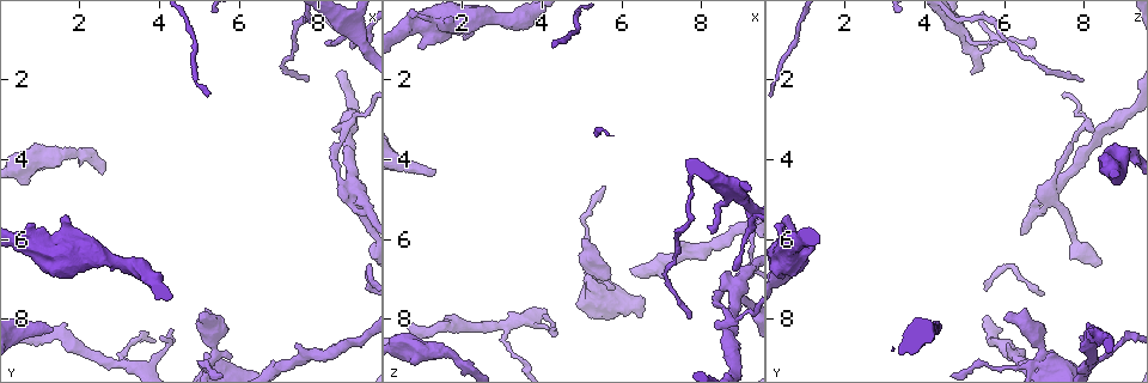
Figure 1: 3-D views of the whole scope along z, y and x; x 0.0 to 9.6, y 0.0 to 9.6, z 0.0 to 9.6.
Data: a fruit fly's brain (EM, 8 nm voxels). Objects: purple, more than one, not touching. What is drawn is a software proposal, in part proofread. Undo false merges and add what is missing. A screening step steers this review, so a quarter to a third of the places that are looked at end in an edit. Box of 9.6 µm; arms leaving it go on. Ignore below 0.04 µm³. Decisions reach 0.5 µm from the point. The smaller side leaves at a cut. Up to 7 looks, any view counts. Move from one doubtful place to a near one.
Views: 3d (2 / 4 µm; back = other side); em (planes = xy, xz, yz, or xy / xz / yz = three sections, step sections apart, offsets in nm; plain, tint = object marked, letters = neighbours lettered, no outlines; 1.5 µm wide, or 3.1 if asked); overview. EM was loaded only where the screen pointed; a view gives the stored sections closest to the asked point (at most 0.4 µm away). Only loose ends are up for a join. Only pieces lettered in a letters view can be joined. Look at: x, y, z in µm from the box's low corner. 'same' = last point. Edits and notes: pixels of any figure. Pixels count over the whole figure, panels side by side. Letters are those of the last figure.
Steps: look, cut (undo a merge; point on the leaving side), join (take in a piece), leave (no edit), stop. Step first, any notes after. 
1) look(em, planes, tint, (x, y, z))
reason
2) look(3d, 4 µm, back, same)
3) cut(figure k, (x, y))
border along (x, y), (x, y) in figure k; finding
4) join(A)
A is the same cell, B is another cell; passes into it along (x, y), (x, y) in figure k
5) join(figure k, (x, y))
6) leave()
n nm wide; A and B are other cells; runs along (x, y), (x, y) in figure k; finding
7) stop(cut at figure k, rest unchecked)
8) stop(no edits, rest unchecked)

look(3d, 4 µm, back, (1.30, 8.30, 4.25))

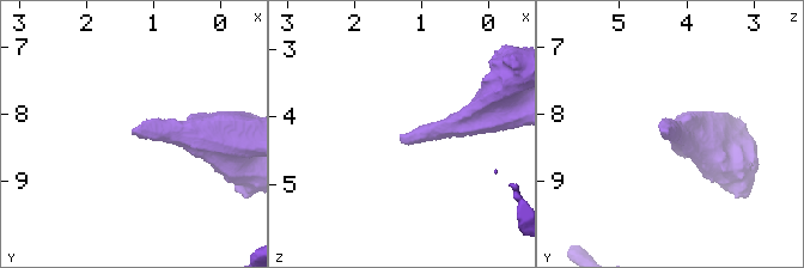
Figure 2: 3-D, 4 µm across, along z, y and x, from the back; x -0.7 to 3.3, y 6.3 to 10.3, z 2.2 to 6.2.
look(em, xy, step 8, tint, (1.30, 8.25, 4.30))

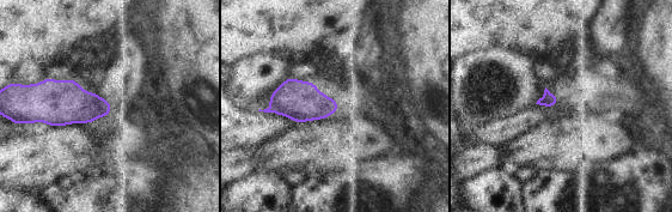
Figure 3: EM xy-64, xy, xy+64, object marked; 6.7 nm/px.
look(em, xy, step 8, letters, same)
see the neighbours

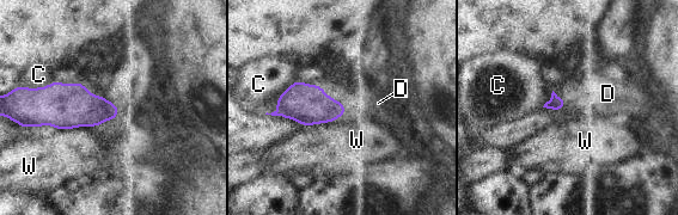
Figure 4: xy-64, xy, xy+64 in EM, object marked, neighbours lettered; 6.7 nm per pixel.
join(D)
D is the same cell, C and W are other cells; the neuron continues

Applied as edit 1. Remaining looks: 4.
look(overview)
redraw

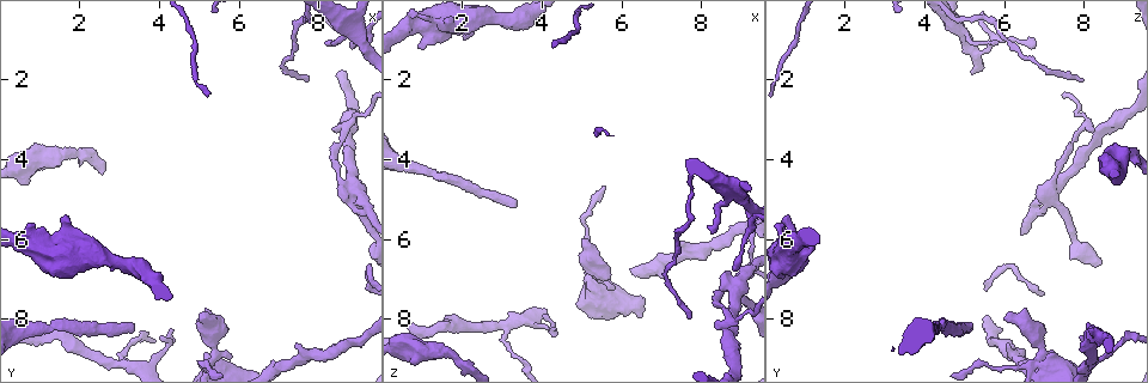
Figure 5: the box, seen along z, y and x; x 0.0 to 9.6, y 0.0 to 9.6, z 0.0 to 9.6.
look(em, xz, step 4, tint, (1.50, 3.95, 8.85))
sudden change in width

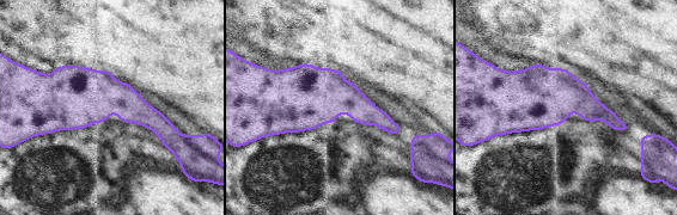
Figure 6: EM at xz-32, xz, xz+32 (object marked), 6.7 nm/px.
look(em, planes, letters, same)

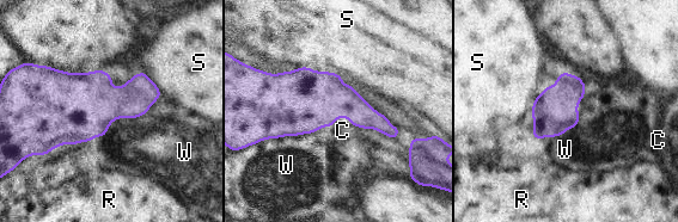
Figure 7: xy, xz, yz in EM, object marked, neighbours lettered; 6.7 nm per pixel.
leave()
C, R, S and W are other cells; border along (360, 128), (342, 115), (313, 133) in figure 7; continuous, no second neuron

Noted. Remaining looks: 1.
look(em, planes, letters, (8.25, 1.00, 5.75))
free end

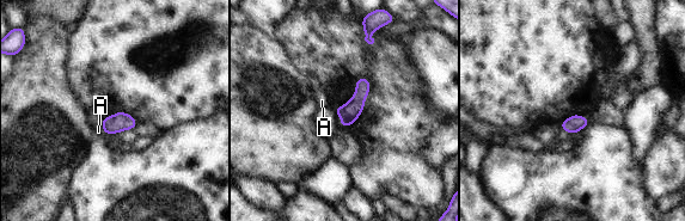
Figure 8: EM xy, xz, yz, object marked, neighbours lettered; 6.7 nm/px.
leave()
A is another cell; border along (101, 128), (104, 132) in figure 8; none of them fits

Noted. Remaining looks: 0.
stop(join at figure 4, rest unchecked)

